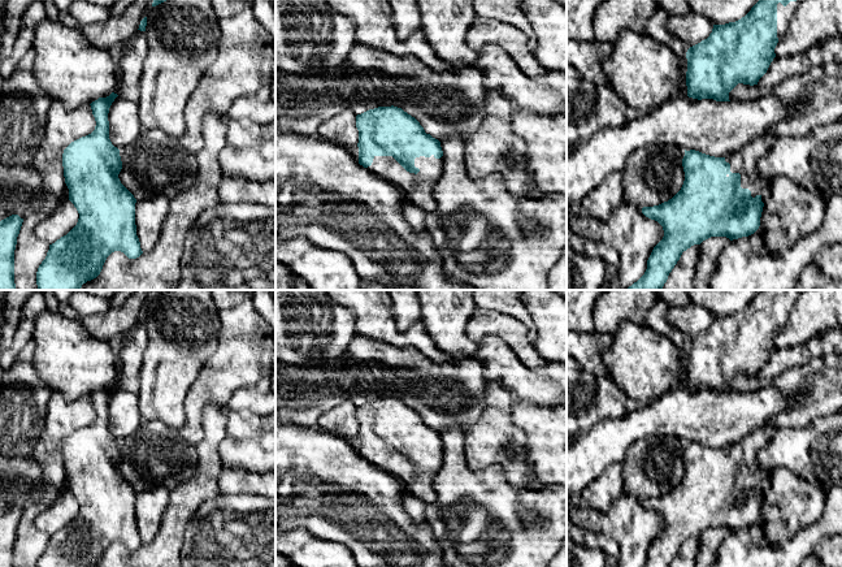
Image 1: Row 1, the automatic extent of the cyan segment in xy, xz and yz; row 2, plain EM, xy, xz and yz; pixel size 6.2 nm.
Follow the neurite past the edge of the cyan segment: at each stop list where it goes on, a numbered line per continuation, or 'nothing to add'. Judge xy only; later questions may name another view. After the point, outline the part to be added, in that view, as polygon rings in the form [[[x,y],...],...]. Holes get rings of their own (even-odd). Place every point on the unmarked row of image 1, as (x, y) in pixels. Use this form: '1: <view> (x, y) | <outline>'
nothing to add

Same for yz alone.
1: yz (784, 304) | [[[798,290],[797,293],[790,293],[786,298],[781,294],[777,295],[777,329],[782,329],[787,323],[787,319],[791,313],[791,308],[794,307],[798,297],[803,290]]]
2: yz (743, 453) | [[[767,427],[725,447],[725,453],[730,455],[730,463],[741,466],[741,479],[748,480],[752,489],[760,486],[763,494],[771,486],[771,471],[756,463],[756,455],[768,445],[773,432],[772,427]]]

